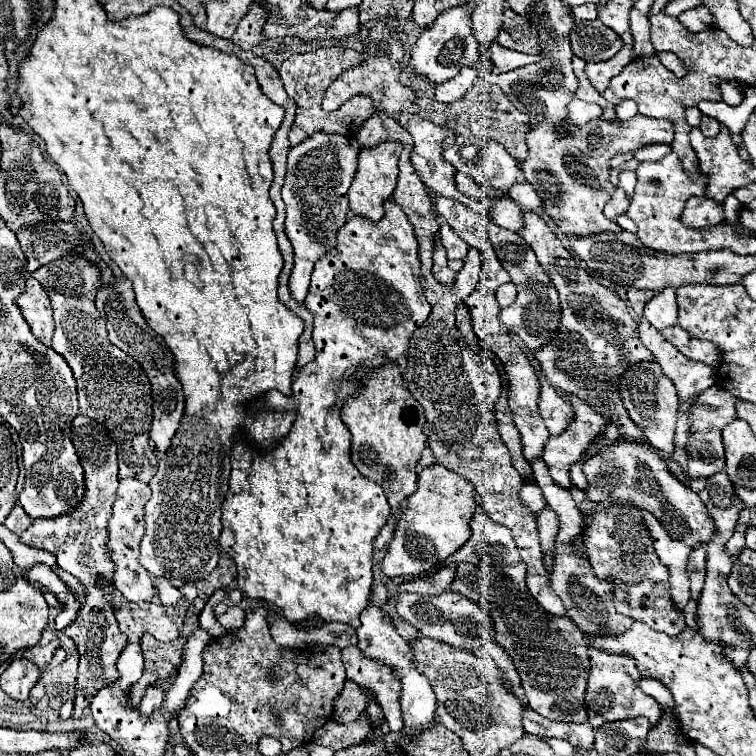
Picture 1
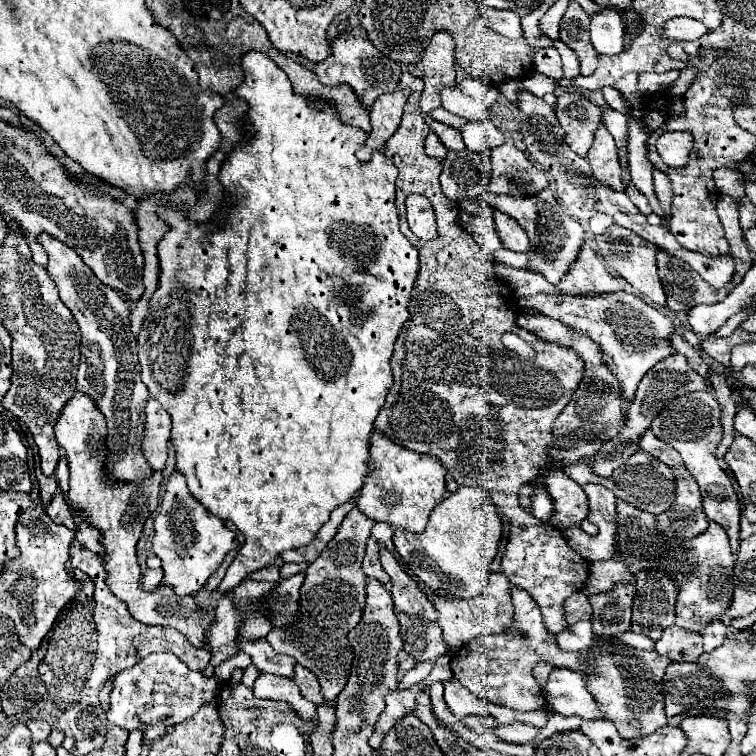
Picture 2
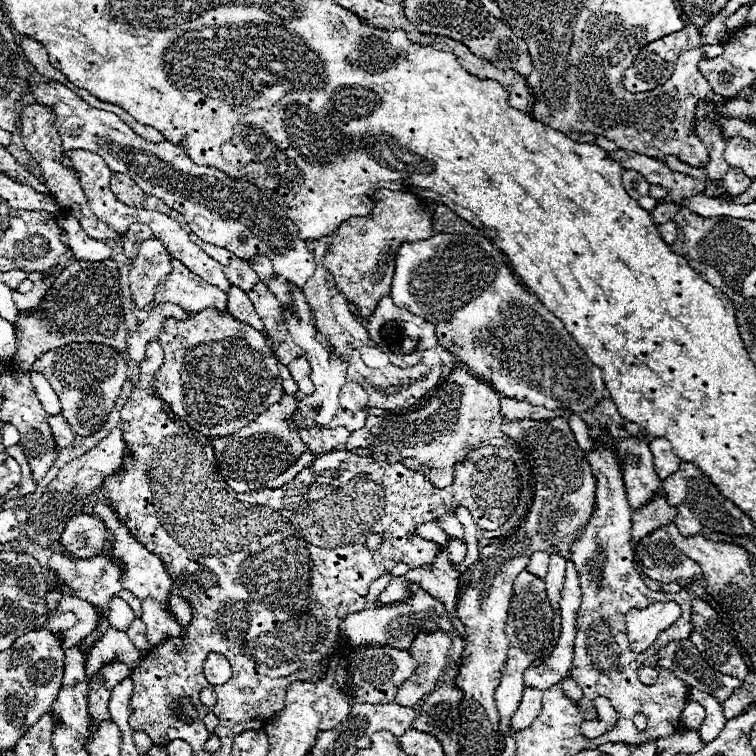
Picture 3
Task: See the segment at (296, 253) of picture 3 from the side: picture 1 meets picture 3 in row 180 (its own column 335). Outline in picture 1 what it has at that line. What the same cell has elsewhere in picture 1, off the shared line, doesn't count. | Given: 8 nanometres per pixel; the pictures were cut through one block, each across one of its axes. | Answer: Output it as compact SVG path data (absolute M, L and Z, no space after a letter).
M312 134L288 152L288 170L282 186L286 204L284 232L294 246L294 268L290 274L290 292L294 300L304 302L310 288L314 264L336 248L336 234L348 218L348 188L358 166L358 142L354 136Z

